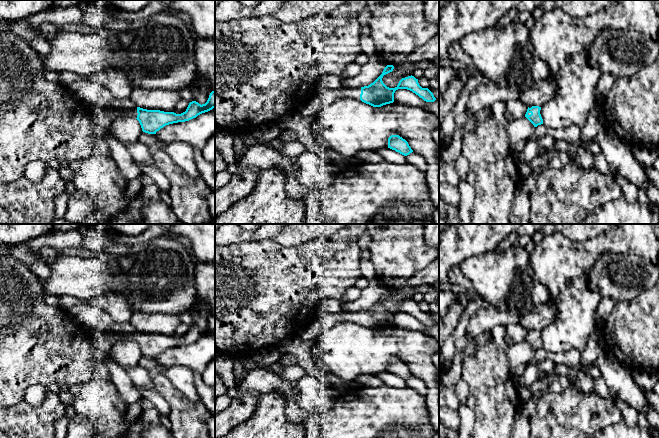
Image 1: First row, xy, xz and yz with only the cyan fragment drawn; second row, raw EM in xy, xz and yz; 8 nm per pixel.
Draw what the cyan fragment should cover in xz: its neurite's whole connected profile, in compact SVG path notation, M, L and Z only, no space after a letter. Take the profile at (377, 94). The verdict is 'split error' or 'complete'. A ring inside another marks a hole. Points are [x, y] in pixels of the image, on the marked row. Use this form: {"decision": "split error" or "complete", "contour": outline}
{"decision": "split error", "contour": "M387 65L382 74L370 85L361 88L340 87L335 89L319 89L312 91L305 102L298 108L302 116L318 116L325 104L332 104L338 98L351 98L362 101L373 107L381 107L394 102L394 93L398 89L407 89L426 102L434 102L436 98L428 88L422 88L414 76L402 78L395 88L387 87L382 78L392 72L393 65Z"}

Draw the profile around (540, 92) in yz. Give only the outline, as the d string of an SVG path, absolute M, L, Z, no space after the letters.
M552 78L535 81L529 88L522 91L519 100L528 107L542 107L554 97L555 91L556 83Z

